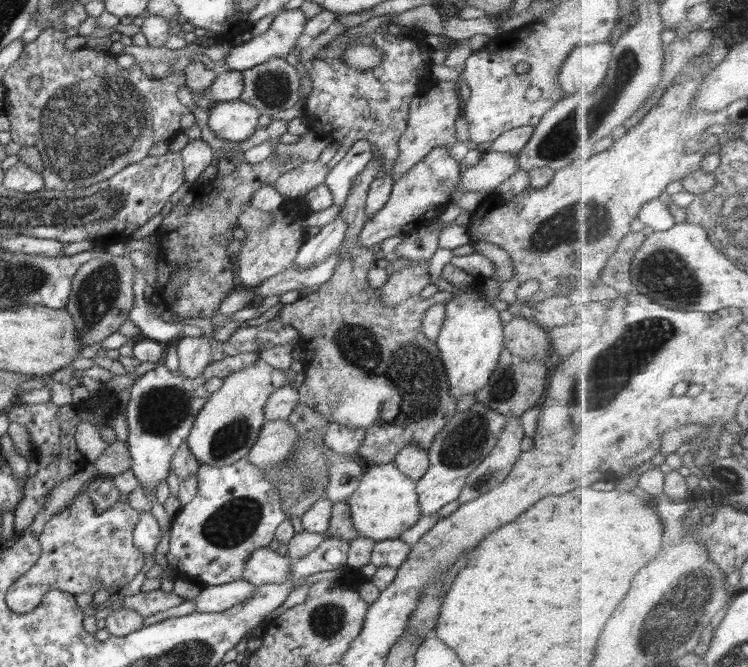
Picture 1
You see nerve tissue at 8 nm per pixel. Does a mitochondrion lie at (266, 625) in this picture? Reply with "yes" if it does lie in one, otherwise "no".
no

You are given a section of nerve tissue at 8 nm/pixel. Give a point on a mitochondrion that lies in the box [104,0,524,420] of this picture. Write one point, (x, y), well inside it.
(272, 88)

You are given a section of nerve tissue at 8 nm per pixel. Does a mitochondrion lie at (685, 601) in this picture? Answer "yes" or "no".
yes

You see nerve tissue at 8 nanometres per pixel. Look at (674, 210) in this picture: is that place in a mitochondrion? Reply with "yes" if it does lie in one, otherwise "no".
no

